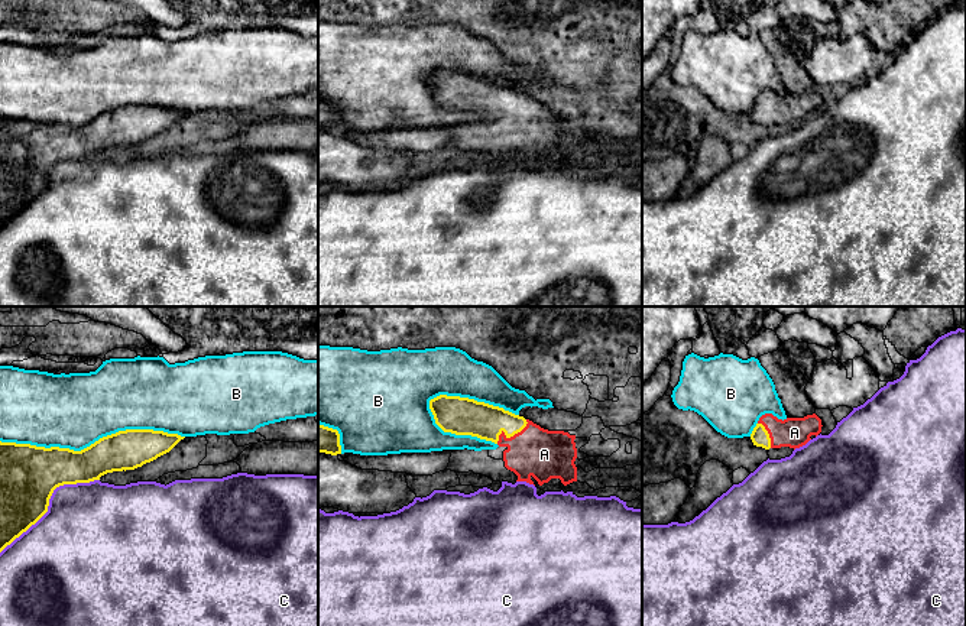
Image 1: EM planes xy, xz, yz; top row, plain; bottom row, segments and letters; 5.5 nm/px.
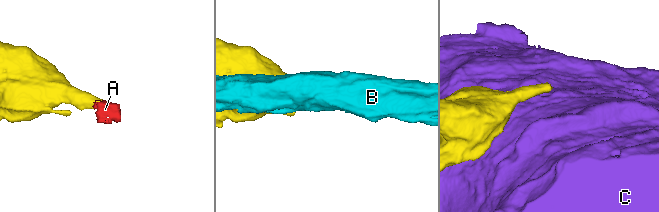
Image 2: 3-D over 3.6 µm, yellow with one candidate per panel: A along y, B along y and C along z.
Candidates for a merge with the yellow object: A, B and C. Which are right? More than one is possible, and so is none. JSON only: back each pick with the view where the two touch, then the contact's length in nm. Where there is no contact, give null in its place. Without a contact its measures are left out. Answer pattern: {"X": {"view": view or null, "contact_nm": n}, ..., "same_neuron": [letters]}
{"A": {"view": "xz", "contact_nm": 220}, "same_neuron": ["A"]}

